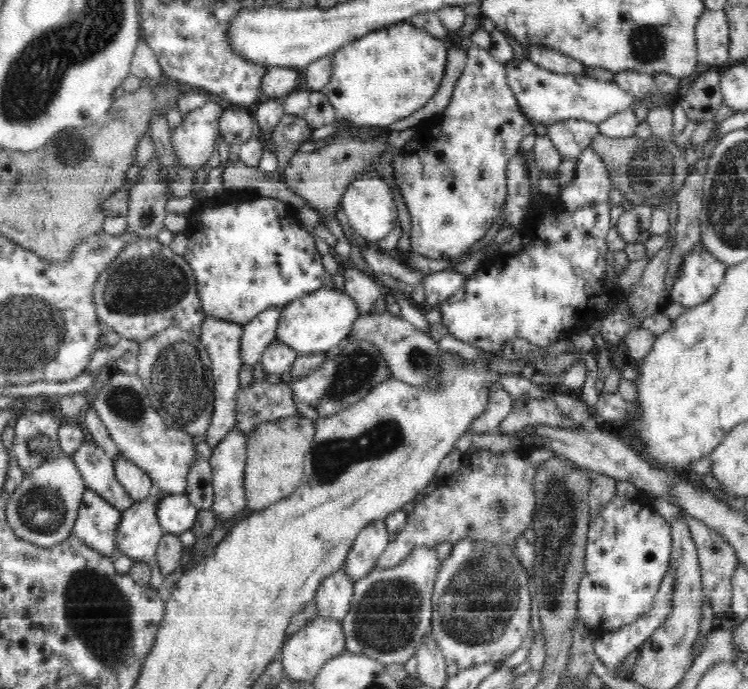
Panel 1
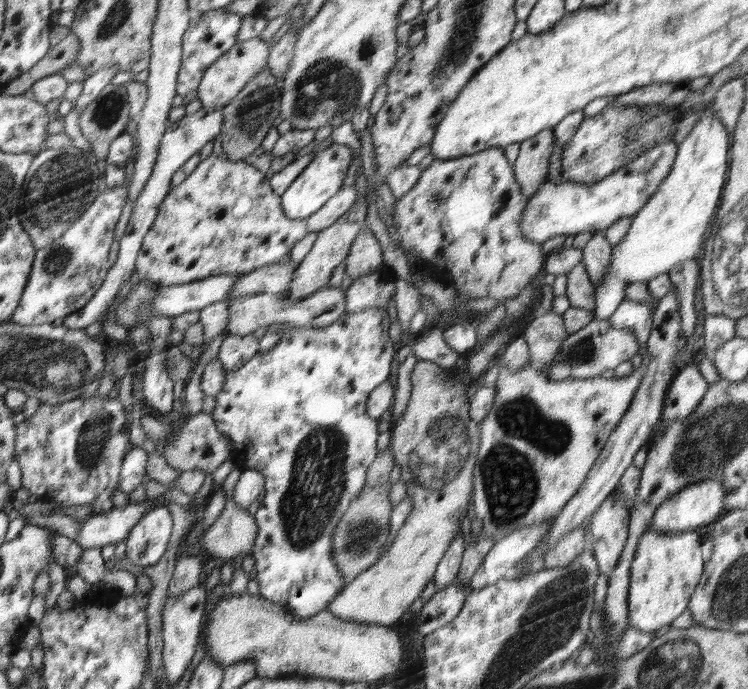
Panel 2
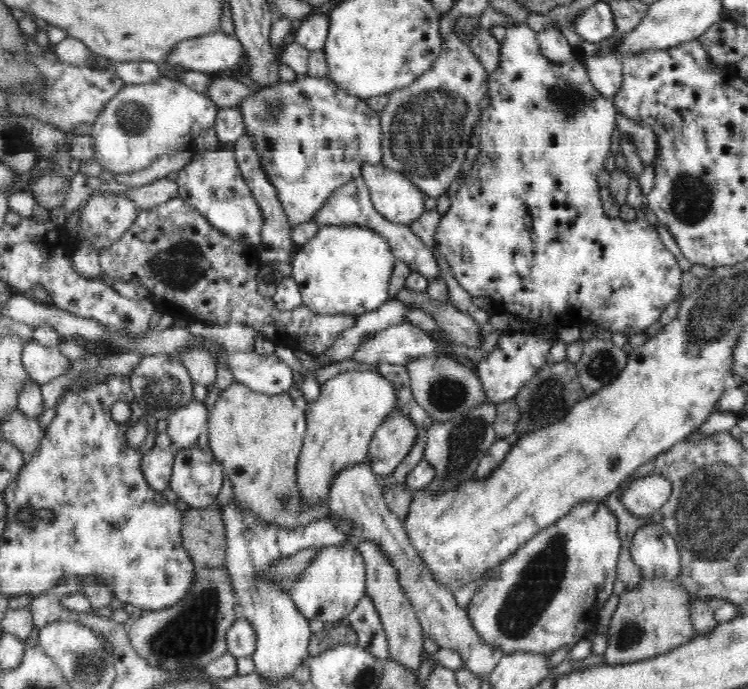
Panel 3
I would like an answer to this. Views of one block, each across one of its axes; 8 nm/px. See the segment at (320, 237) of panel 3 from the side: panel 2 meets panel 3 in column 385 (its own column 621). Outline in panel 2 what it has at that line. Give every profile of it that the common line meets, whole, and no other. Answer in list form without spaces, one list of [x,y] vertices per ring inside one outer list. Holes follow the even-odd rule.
[[[712,105],[700,111],[696,124],[684,138],[684,142],[678,146],[677,155],[675,166],[667,180],[660,184],[660,188],[656,189],[656,193],[652,195],[648,204],[644,205],[644,208],[640,209],[640,212],[633,217],[630,229],[626,231],[624,239],[612,247],[612,260],[608,273],[604,273],[604,281],[598,281],[594,285],[596,307],[594,307],[592,315],[596,320],[606,320],[612,316],[612,313],[628,299],[627,288],[629,285],[634,282],[650,282],[652,278],[659,277],[660,274],[669,273],[676,264],[696,258],[698,250],[702,250],[702,242],[704,242],[708,224],[719,209],[720,201],[723,198],[723,189],[727,184],[726,172],[730,172],[726,126],[723,119],[712,110]]]

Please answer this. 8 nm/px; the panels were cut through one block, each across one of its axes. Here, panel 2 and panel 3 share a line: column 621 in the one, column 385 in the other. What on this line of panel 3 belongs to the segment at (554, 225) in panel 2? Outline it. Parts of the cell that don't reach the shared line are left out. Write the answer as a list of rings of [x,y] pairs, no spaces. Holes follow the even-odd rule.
[[[382,163],[364,164],[362,180],[369,188],[374,208],[394,224],[409,225],[425,211],[425,198],[417,187]]]

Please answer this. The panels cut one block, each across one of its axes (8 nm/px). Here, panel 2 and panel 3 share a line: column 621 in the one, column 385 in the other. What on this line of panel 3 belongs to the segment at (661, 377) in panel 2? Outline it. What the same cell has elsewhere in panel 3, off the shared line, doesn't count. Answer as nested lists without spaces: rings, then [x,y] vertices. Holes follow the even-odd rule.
[[[397,408],[390,420],[376,430],[370,442],[366,463],[384,482],[402,464],[415,445],[420,431]]]

